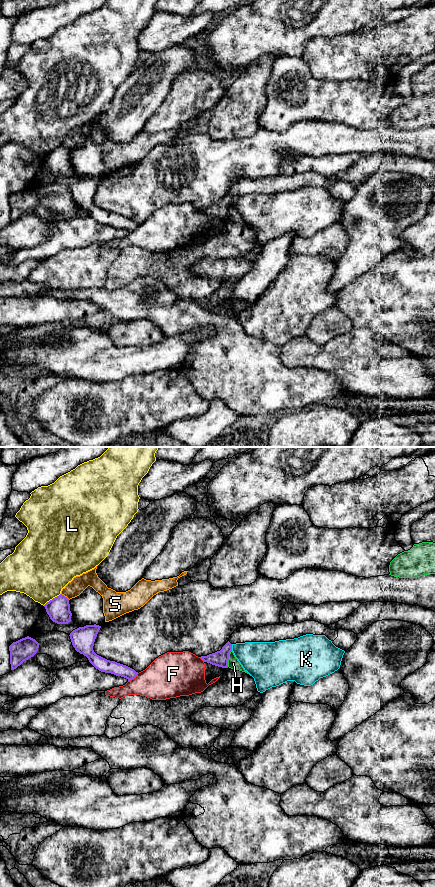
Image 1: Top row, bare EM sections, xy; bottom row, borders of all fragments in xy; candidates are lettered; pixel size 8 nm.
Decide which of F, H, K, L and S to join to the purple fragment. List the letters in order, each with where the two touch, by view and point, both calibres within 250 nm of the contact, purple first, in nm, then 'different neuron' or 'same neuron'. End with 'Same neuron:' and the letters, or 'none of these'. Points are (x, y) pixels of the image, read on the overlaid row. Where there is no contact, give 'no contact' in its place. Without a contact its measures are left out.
F: xy (133, 678) | 110/320 nm | different neuron
H: xy (228, 658) | 130/90 nm | different neuron
K: xy (231, 647) | 130/280 nm | different neuron
L: xy (52, 599) | 190/460 nm | different neuron
S: xy (64, 596) | 190/130 nm | different neuron
Same neuron: none of these

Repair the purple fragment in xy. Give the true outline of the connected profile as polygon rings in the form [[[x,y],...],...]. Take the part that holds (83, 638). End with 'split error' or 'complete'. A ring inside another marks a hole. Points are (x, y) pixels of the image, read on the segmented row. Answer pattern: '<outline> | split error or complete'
[[[94,624],[73,630],[69,635],[73,647],[77,652],[86,656],[89,662],[99,671],[124,677],[128,681],[134,679],[138,674],[134,669],[107,660],[94,652],[93,646],[100,628],[101,626]]] | complete

